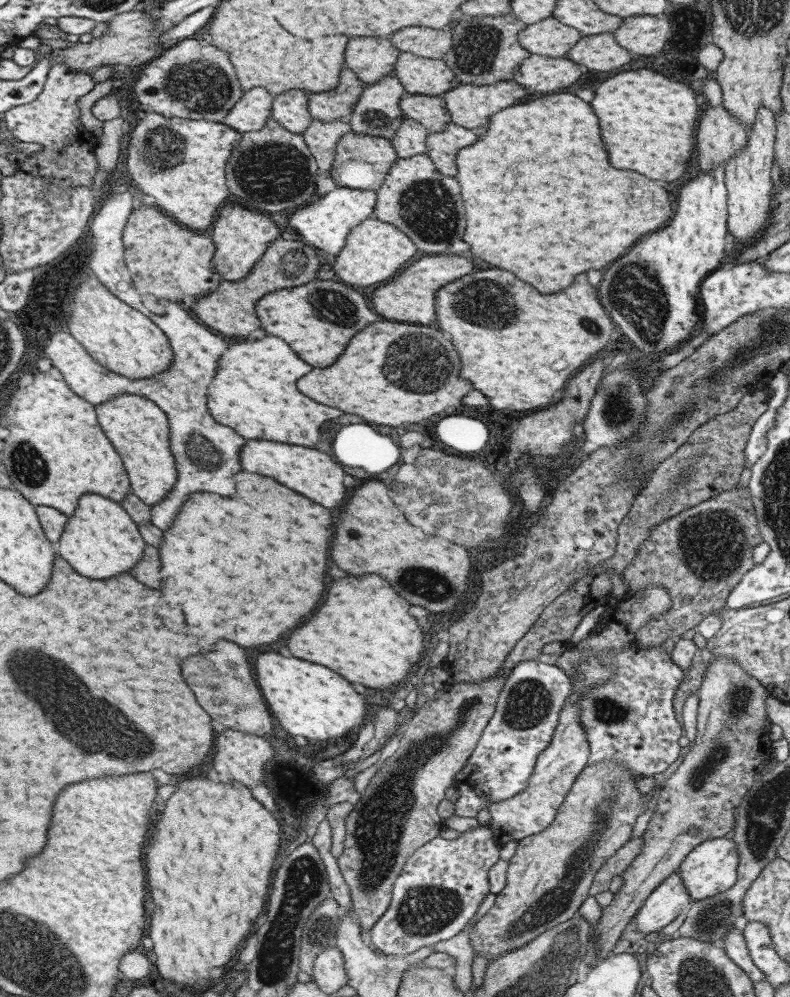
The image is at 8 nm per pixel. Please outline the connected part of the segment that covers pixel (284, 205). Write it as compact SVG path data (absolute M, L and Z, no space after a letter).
M271 116L267 118L268 124L264 124L259 131L242 133L241 139L235 142L230 158L225 164L225 175L229 192L234 200L242 200L242 206L256 204L262 206L262 210L268 212L280 212L307 205L316 196L316 175L320 171L317 160L312 156L310 149L301 134L289 131L282 127Z

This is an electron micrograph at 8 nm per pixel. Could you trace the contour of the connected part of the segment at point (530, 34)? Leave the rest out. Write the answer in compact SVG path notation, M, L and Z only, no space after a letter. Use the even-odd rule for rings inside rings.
M553 16L526 25L519 32L519 43L531 54L562 58L581 39L581 32Z

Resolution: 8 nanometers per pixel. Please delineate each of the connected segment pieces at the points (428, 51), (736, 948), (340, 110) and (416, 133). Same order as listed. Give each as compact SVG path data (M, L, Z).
M410 26L390 35L390 41L402 52L411 52L419 57L442 59L452 46L450 29L433 29Z
M732 927L725 936L727 955L754 981L765 980L765 974L753 963L749 955L743 929Z
M344 66L336 88L326 92L308 92L310 114L324 122L343 120L342 117L351 115L365 86L353 70Z
M403 116L403 123L393 136L391 143L400 158L424 155L427 152L429 130L416 120Z

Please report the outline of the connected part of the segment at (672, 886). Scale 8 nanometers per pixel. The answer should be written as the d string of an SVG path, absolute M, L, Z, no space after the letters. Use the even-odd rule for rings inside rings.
M678 872L664 880L635 914L633 922L638 932L652 934L660 932L680 913L686 911L692 902L684 881Z

